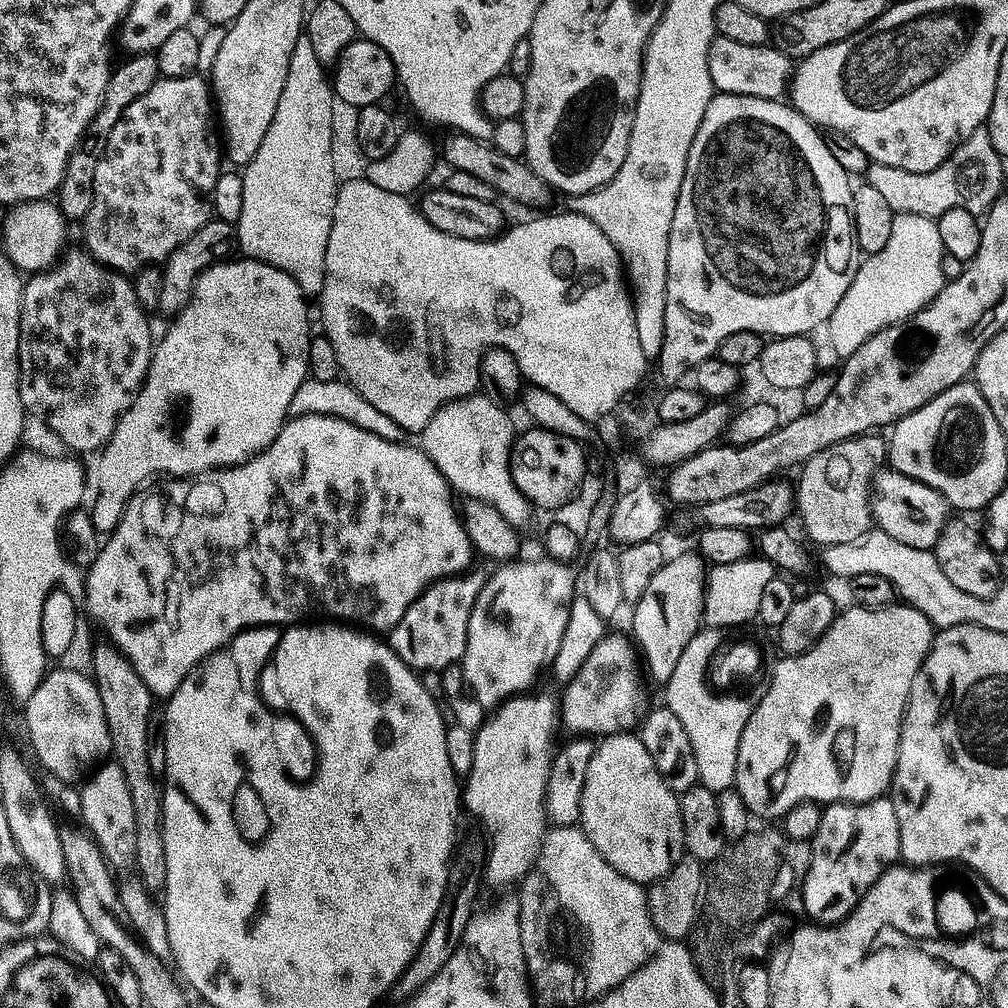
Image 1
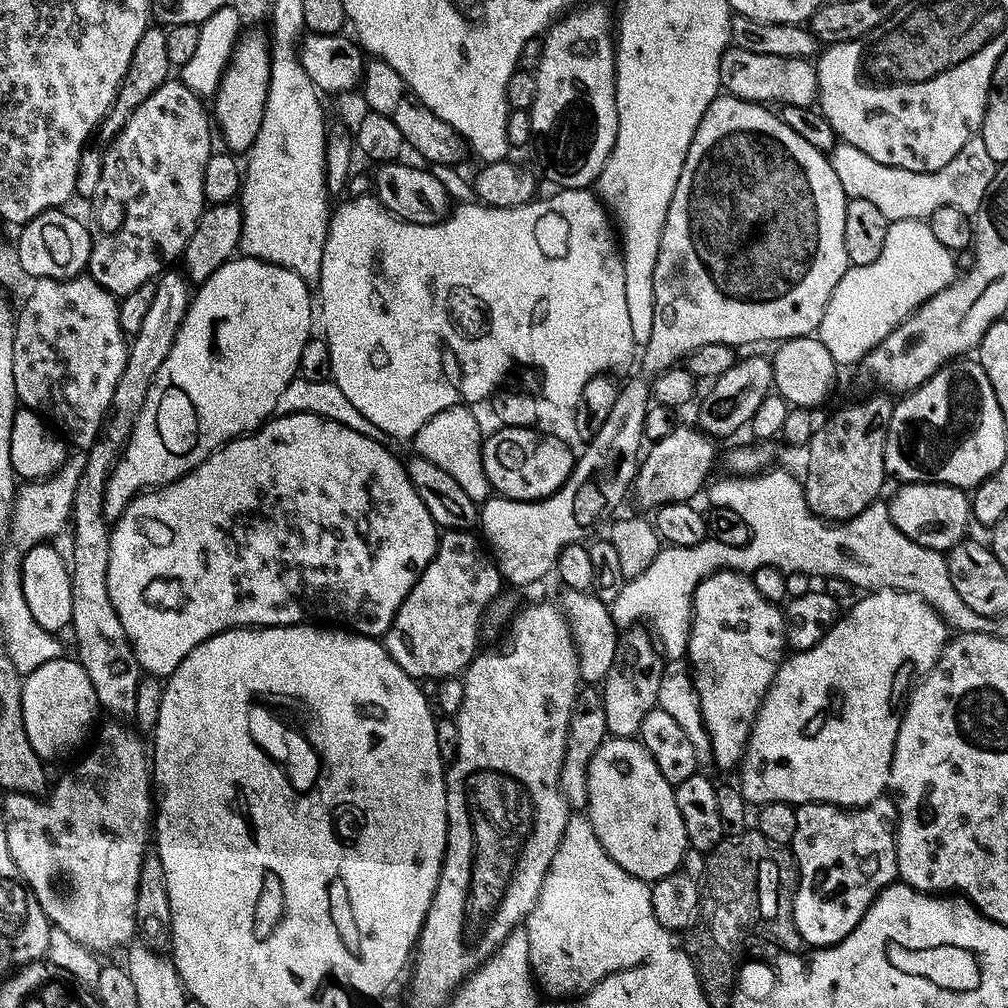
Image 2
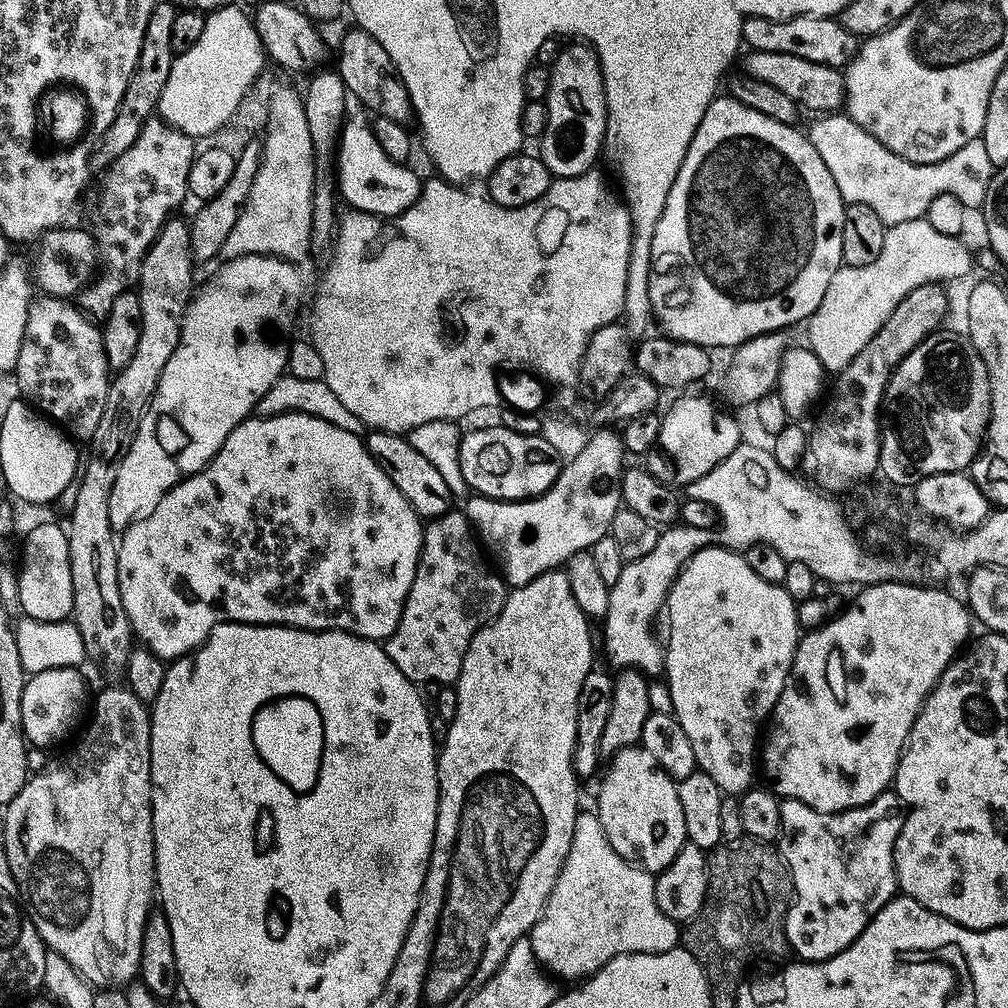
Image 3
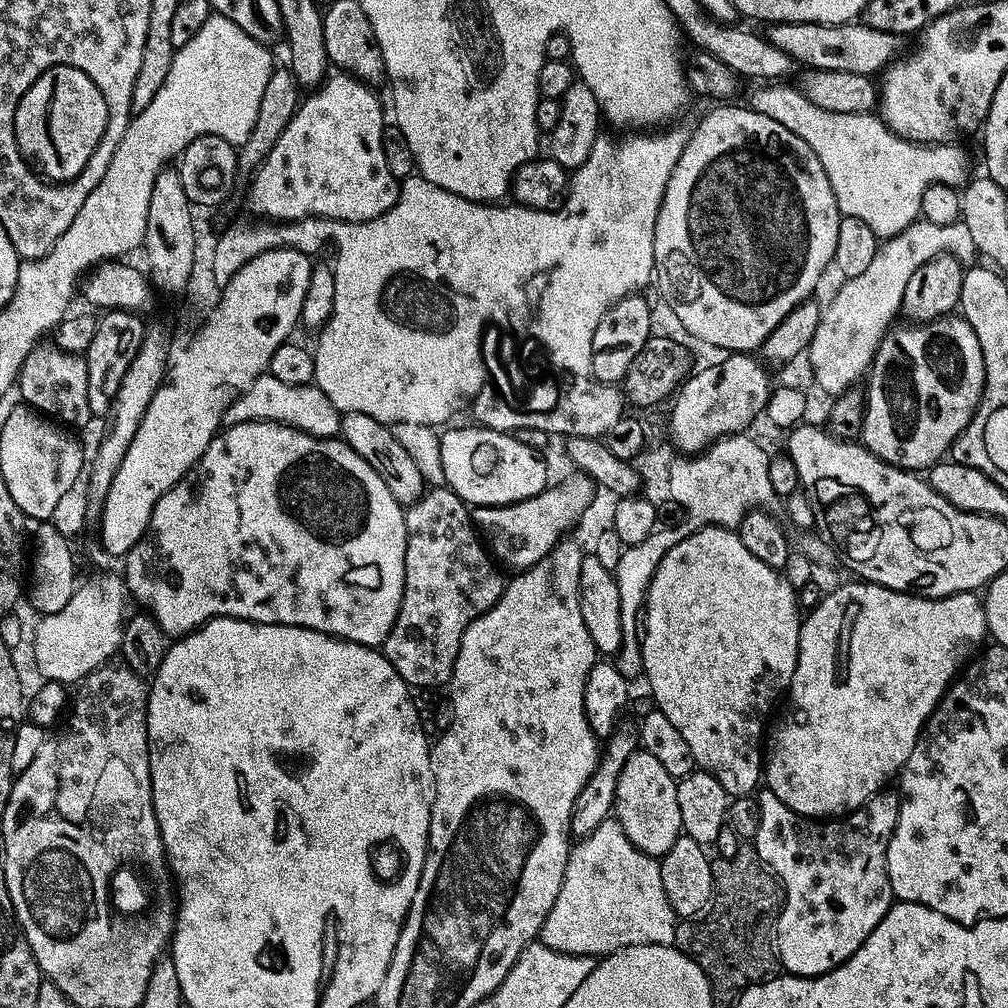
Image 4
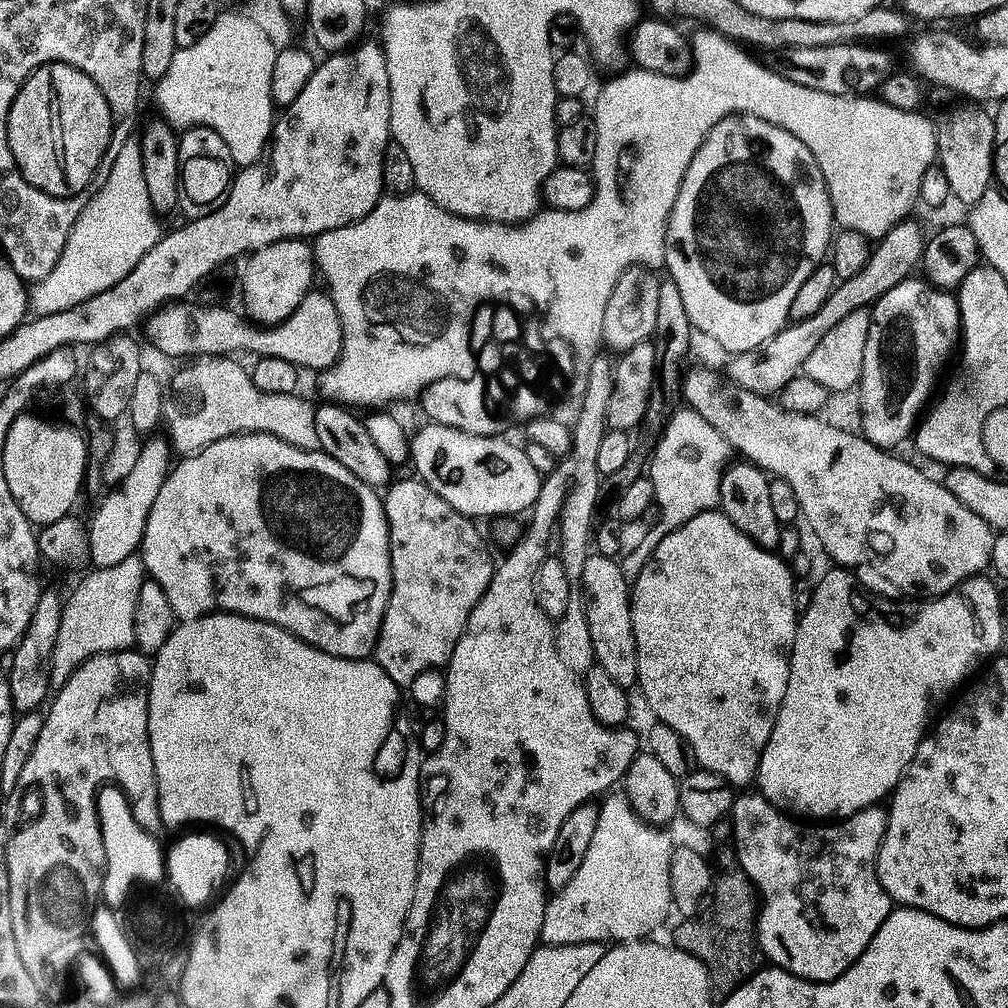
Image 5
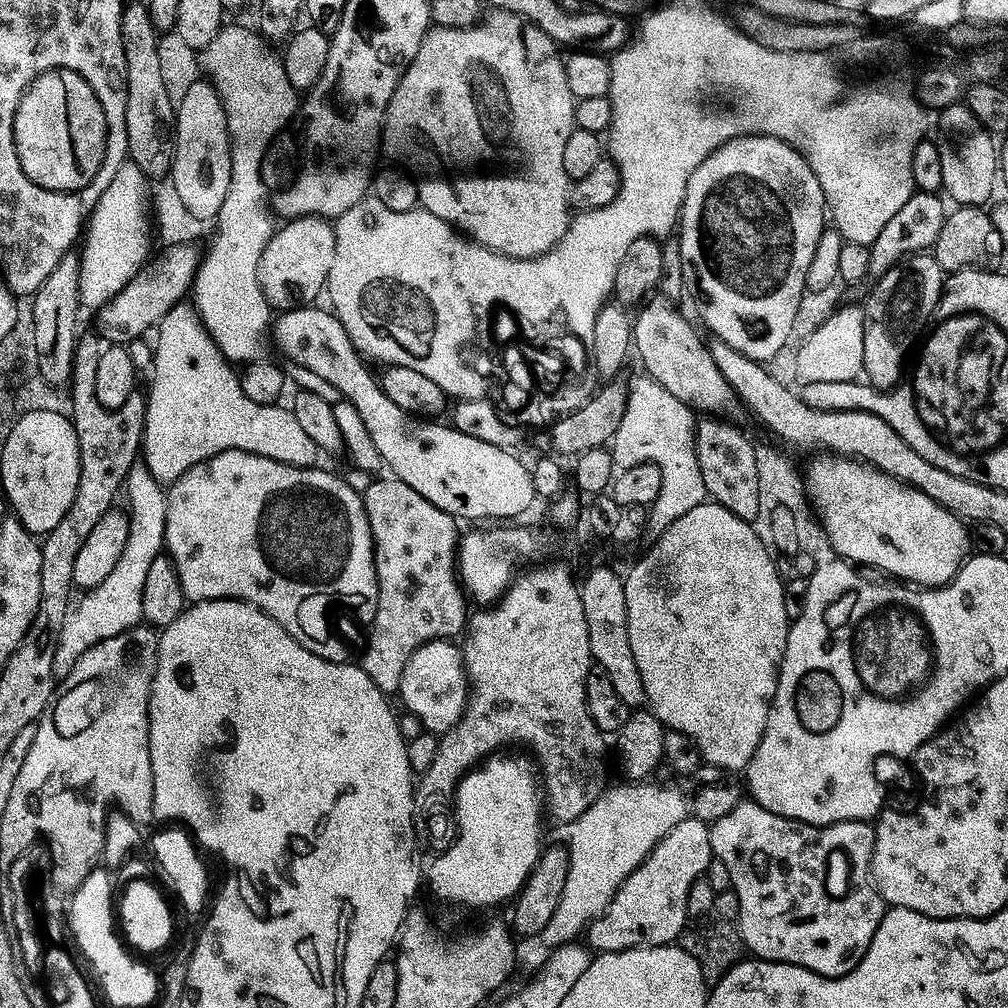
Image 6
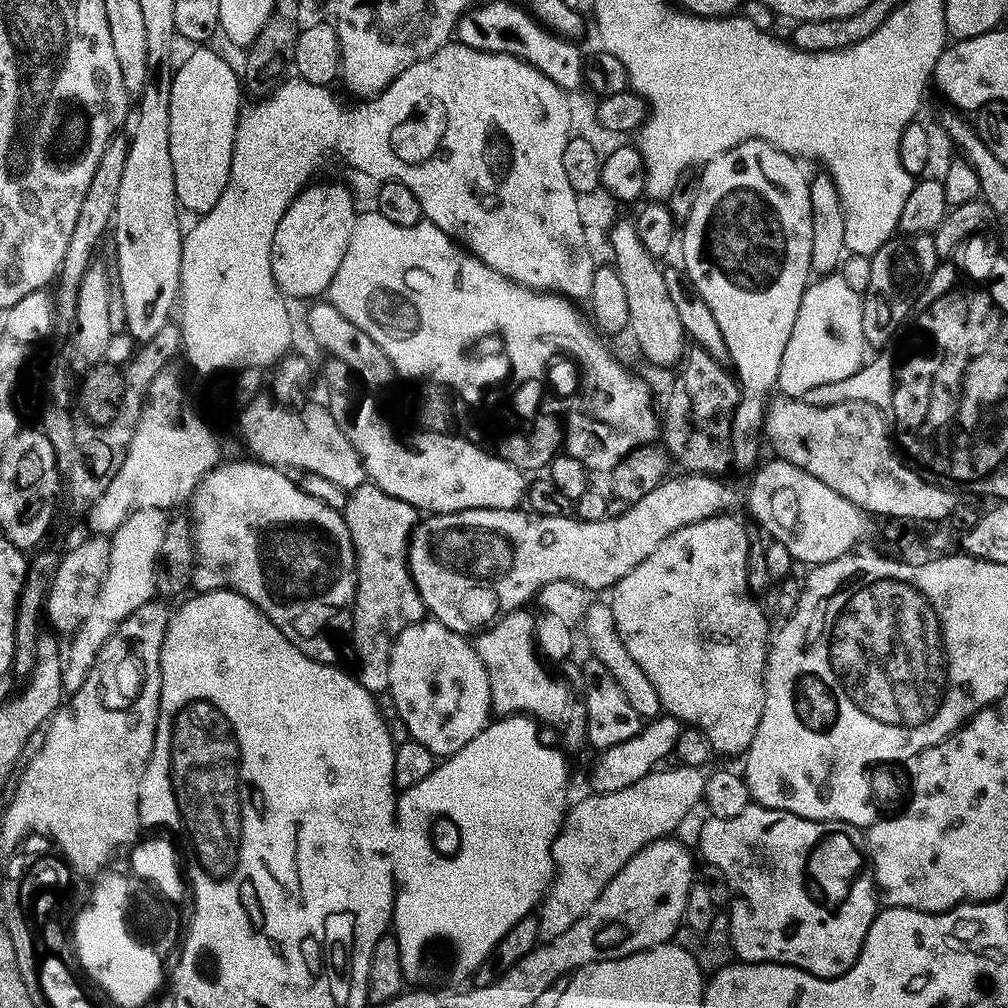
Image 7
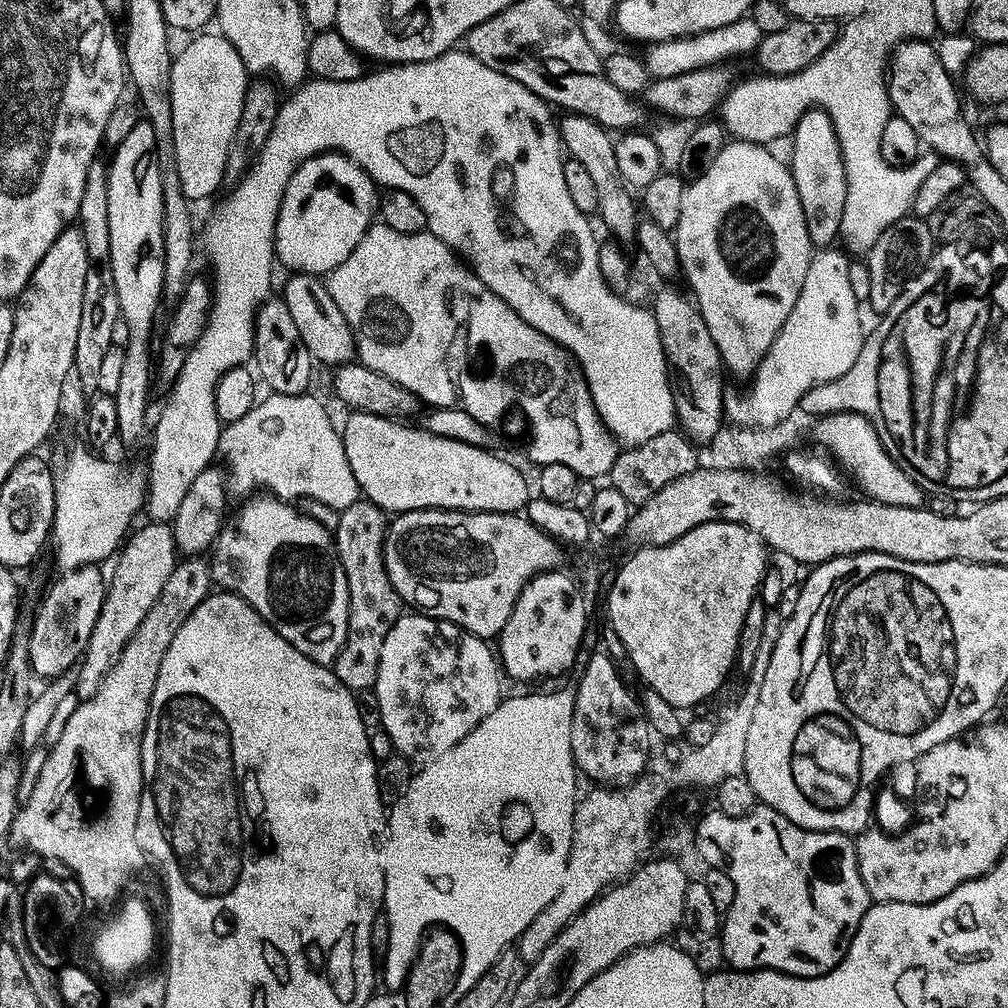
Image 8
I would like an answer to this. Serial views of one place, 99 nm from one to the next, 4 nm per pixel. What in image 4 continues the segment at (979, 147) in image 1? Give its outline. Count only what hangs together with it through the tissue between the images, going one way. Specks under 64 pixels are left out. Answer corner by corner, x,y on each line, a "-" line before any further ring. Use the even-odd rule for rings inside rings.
788,86
761,87
764,89
750,101
751,107
757,112
774,118
774,122
782,122
782,126
786,126
786,130
798,134
798,138
802,138
802,142
806,142
810,146
810,150
814,150
814,154
818,154
818,162
822,162
822,166
830,178
830,186
834,186
841,217
864,222
866,226
870,226
870,230
881,241
887,242
893,236
902,234
921,219
922,198
926,198
926,190
930,186
945,184
960,190
969,183
968,156
960,149
960,146
912,144
909,140
904,140
895,132
891,132
883,119
876,124
880,119
879,115
832,113
830,110
822,110
814,102
810,102
804,96
803,91
796,89
795,92
792,88
784,87

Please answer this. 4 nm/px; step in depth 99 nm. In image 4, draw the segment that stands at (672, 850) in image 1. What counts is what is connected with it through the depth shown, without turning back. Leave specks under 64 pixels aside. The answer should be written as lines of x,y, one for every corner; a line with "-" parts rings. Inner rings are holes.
638,750
630,762
626,762
626,770
618,782
614,816
624,827
630,842
634,842
636,849
647,856
663,858
667,852
674,850
674,842
678,842
684,831
677,783
673,776
666,774
666,766
662,766
654,754

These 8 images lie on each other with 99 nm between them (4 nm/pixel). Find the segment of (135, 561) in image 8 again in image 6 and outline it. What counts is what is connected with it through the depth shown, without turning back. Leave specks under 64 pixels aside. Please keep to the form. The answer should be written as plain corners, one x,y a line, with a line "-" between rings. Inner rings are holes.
147,467
133,468
126,481
126,496
132,503
130,511
130,542
126,542
126,554
122,554
118,566
110,573
110,578
102,586
91,589
84,601
77,603
69,611
64,627
64,636
56,647
54,674
63,682
72,673
76,663
94,646
110,638
129,632
142,620
142,590
146,590
146,570
165,551
166,518
168,517
168,492
165,485
153,478

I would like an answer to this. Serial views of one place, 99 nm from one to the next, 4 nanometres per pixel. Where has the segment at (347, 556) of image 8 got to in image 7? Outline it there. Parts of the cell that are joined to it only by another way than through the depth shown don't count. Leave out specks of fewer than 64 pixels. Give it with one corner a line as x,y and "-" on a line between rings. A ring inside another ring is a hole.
371,482
363,484
347,499
348,505
343,505
342,511
356,547
358,571
354,623
351,625
356,656
360,659
358,679
367,692
384,694
389,691
392,648
396,640
406,629
426,620
424,599
409,567
412,533
421,523
422,516
414,506
386,494
386,490

